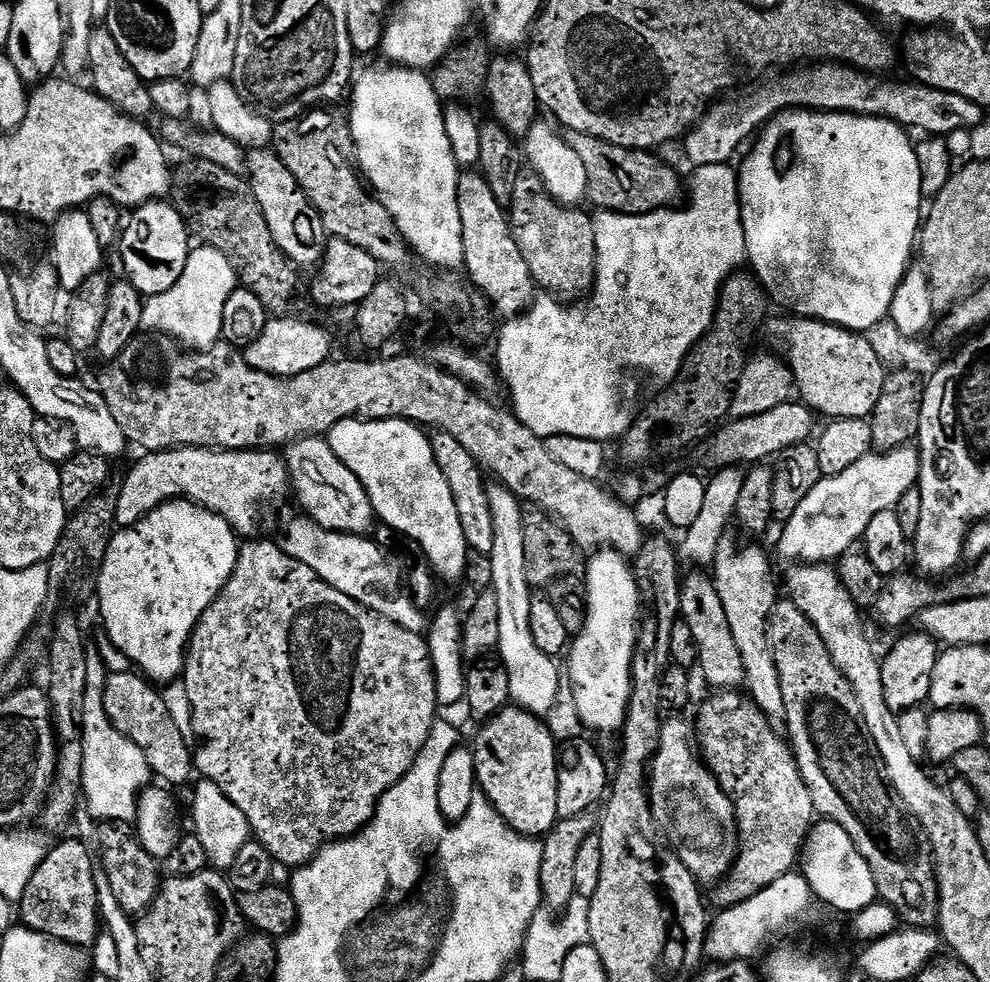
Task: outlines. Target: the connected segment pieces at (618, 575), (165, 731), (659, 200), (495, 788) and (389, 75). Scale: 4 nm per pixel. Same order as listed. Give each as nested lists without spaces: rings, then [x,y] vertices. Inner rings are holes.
[[[596,550],[591,553],[592,556],[588,560],[588,572],[583,573],[584,585],[588,587],[588,611],[584,613],[584,625],[580,632],[575,633],[574,639],[571,641],[570,647],[566,652],[566,661],[568,660],[568,668],[566,664],[566,680],[572,683],[572,704],[576,707],[576,716],[588,728],[593,728],[596,732],[612,732],[623,729],[624,719],[628,713],[628,703],[632,697],[632,659],[634,658],[634,650],[636,649],[636,634],[638,631],[638,621],[642,616],[642,601],[640,591],[636,585],[636,573],[633,565],[629,563],[625,557],[619,552],[611,550]]]
[[[115,672],[109,675],[104,687],[104,705],[110,722],[123,736],[130,738],[152,768],[153,777],[165,780],[165,785],[193,783],[194,748],[182,733],[164,701],[164,693],[153,681],[132,672]],[[157,688],[157,689],[156,689]],[[192,780],[192,781],[191,781]]]
[[[568,132],[566,139],[575,153],[582,158],[583,165],[586,166],[587,181],[589,183],[587,199],[592,200],[593,209],[602,212],[617,212],[623,216],[645,216],[651,212],[668,210],[680,196],[680,176],[664,160],[659,160],[659,155],[648,150],[638,148],[623,148],[602,142],[590,134],[578,134]]]
[[[509,706],[479,725],[480,733],[476,736],[476,744],[474,743],[476,783],[479,791],[515,832],[533,838],[547,836],[558,819],[558,743],[556,744],[551,730],[544,724],[547,723],[541,717],[530,714],[525,708]]]
[[[384,67],[388,68],[376,68],[361,80],[359,77],[350,92],[357,165],[371,191],[390,210],[413,253],[442,268],[438,270],[459,269],[464,258],[456,197],[458,165],[446,134],[442,101],[423,71]]]

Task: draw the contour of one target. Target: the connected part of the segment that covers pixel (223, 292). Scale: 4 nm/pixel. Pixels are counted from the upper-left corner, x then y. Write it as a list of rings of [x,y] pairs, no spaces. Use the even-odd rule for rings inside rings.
[[[199,247],[189,251],[182,278],[178,278],[178,282],[174,282],[166,294],[147,297],[142,310],[142,329],[171,338],[188,350],[210,348],[221,339],[223,310],[227,299],[238,287],[234,266],[228,263],[225,256],[213,248]]]

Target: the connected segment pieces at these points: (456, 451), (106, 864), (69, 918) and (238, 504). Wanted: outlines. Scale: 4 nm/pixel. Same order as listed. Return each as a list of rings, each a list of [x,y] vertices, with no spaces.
[[[433,431],[430,439],[438,470],[442,470],[442,475],[450,485],[450,494],[454,494],[454,506],[458,506],[458,519],[462,522],[462,534],[466,534],[469,549],[473,553],[491,554],[494,550],[494,518],[490,514],[485,473],[470,450],[464,449],[454,434]]]
[[[108,822],[99,829],[98,845],[99,867],[106,870],[106,878],[110,878],[110,888],[114,890],[114,898],[130,914],[143,914],[148,911],[154,898],[160,893],[162,875],[158,860],[146,852],[132,824]]]
[[[79,838],[53,843],[47,856],[35,870],[18,903],[18,920],[23,927],[38,934],[72,944],[76,948],[91,949],[102,932],[98,890],[94,882],[97,865],[88,853],[89,845]]]
[[[171,448],[165,452],[149,452],[128,472],[124,485],[119,485],[120,497],[116,503],[116,522],[120,528],[134,526],[146,514],[169,500],[191,500],[192,503],[226,518],[237,537],[252,538],[257,535],[264,504],[279,496],[289,495],[290,477],[287,459],[276,450],[213,450],[210,448]]]

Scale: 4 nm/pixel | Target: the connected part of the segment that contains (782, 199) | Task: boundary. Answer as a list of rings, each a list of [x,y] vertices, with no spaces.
[[[785,110],[772,117],[763,128],[759,129],[758,135],[751,145],[751,148],[753,147],[752,153],[745,158],[744,165],[739,165],[738,168],[738,175],[740,177],[740,213],[742,214],[742,226],[744,227],[744,237],[746,238],[746,250],[748,251],[746,257],[747,263],[749,265],[752,263],[753,269],[751,268],[751,271],[754,273],[760,287],[764,289],[767,299],[771,303],[773,300],[780,307],[780,310],[796,318],[823,320],[825,324],[836,324],[840,328],[847,328],[850,332],[859,332],[861,334],[869,333],[876,323],[882,322],[889,315],[891,300],[894,298],[895,291],[898,290],[899,284],[910,269],[908,259],[914,256],[914,249],[918,244],[918,233],[922,227],[922,208],[920,212],[922,178],[919,176],[918,158],[916,157],[914,140],[911,140],[908,136],[911,135],[905,129],[901,128],[900,125],[895,124],[892,120],[885,120],[882,116],[857,116],[850,112],[822,112],[819,110]]]

